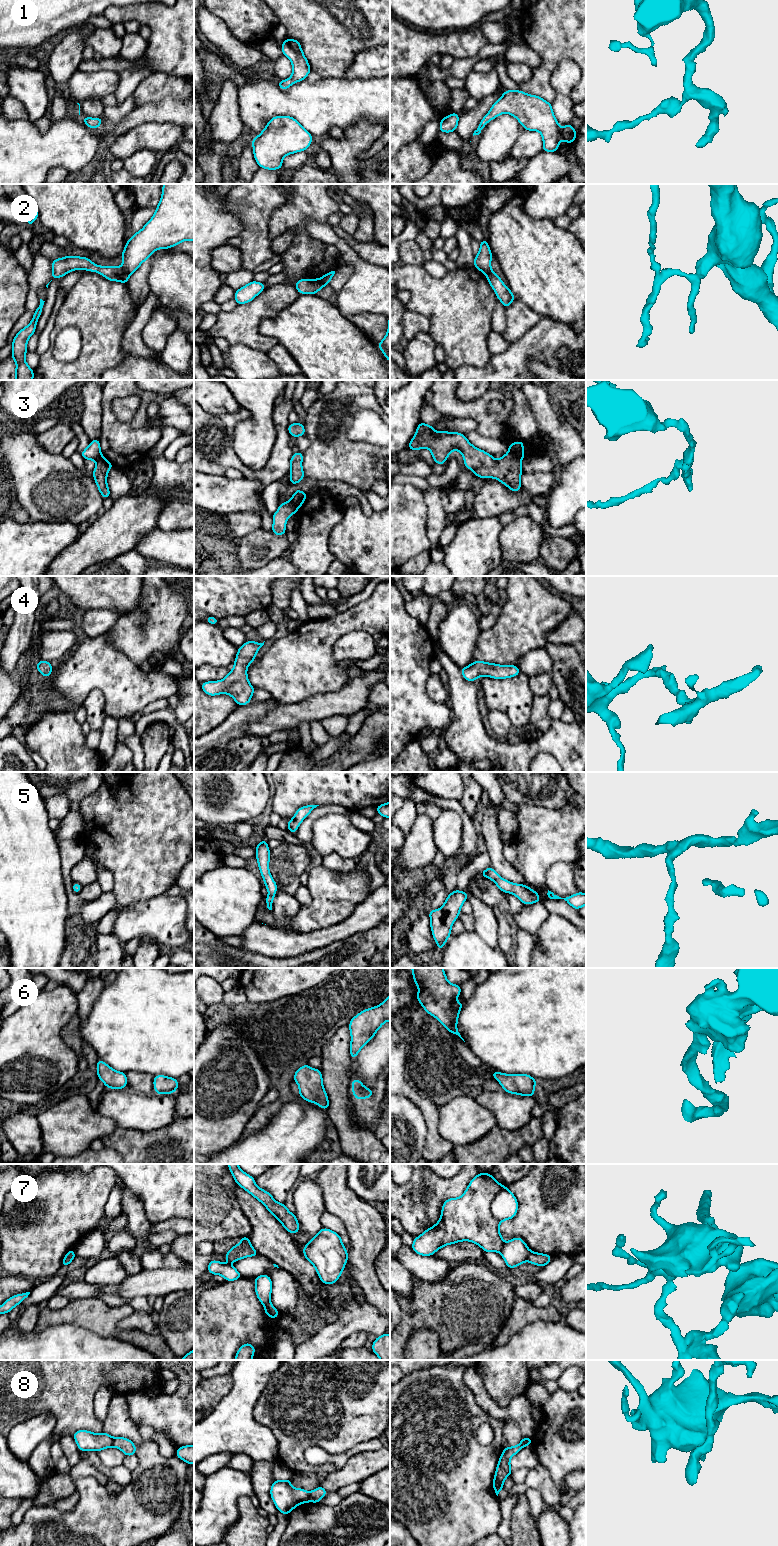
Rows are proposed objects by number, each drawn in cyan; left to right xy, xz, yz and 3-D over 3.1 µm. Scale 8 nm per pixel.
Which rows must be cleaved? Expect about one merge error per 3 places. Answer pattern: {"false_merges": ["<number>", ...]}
{"false_merges": ["2", "3", "7", "8"]}

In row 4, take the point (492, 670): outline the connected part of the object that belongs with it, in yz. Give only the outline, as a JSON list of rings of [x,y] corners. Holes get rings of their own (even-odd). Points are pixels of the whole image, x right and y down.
[[[474,661],[472,664],[461,668],[465,680],[474,682],[480,676],[488,676],[495,679],[515,677],[520,674],[516,665],[498,665],[483,661]]]

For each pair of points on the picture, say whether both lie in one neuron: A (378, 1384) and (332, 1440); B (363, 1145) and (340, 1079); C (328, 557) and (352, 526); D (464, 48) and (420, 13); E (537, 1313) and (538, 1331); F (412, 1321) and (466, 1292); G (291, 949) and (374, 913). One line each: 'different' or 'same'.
A: same
B: same
C: different
D: different
E: different
F: same
G: same

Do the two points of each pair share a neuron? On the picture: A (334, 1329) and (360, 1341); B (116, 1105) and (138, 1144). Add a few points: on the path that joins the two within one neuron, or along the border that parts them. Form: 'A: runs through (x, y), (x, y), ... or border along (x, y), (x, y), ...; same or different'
A: border along (367, 1333), (353, 1332), (339, 1346); different
B: border along (117, 1126), (152, 1130); different

